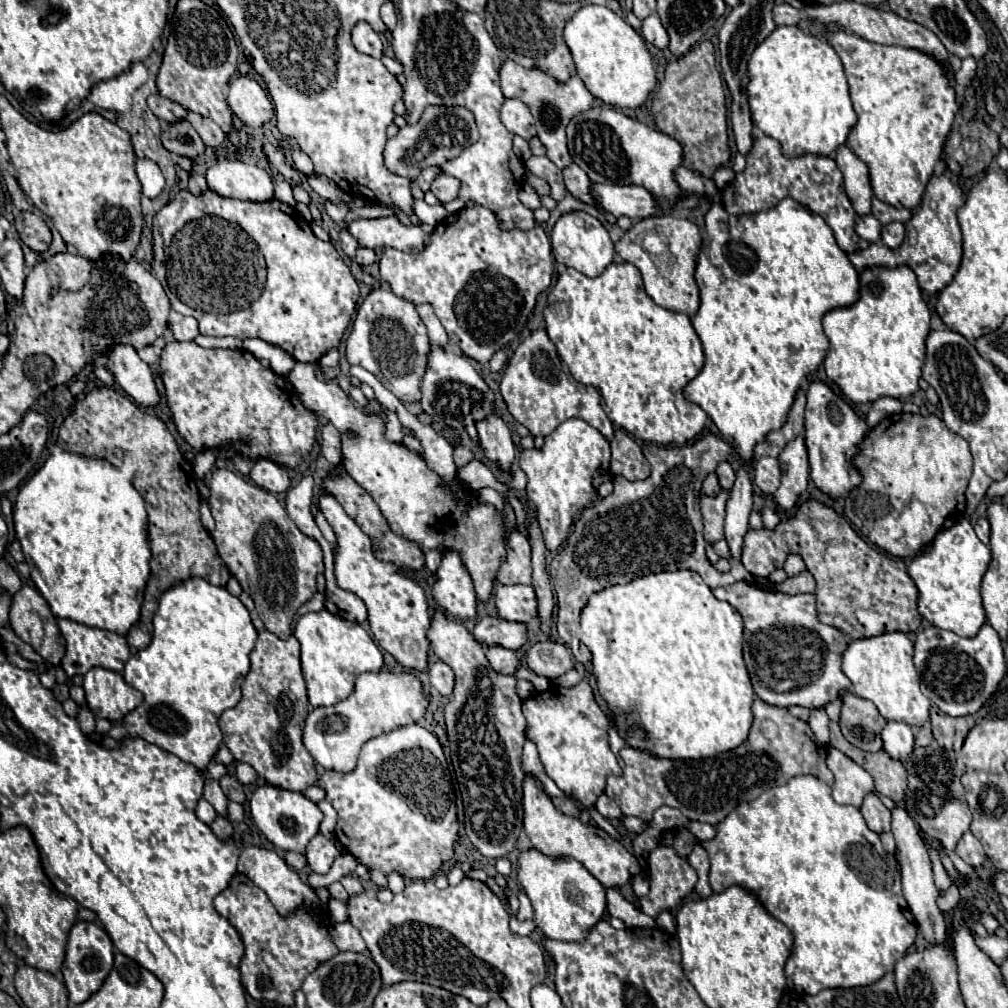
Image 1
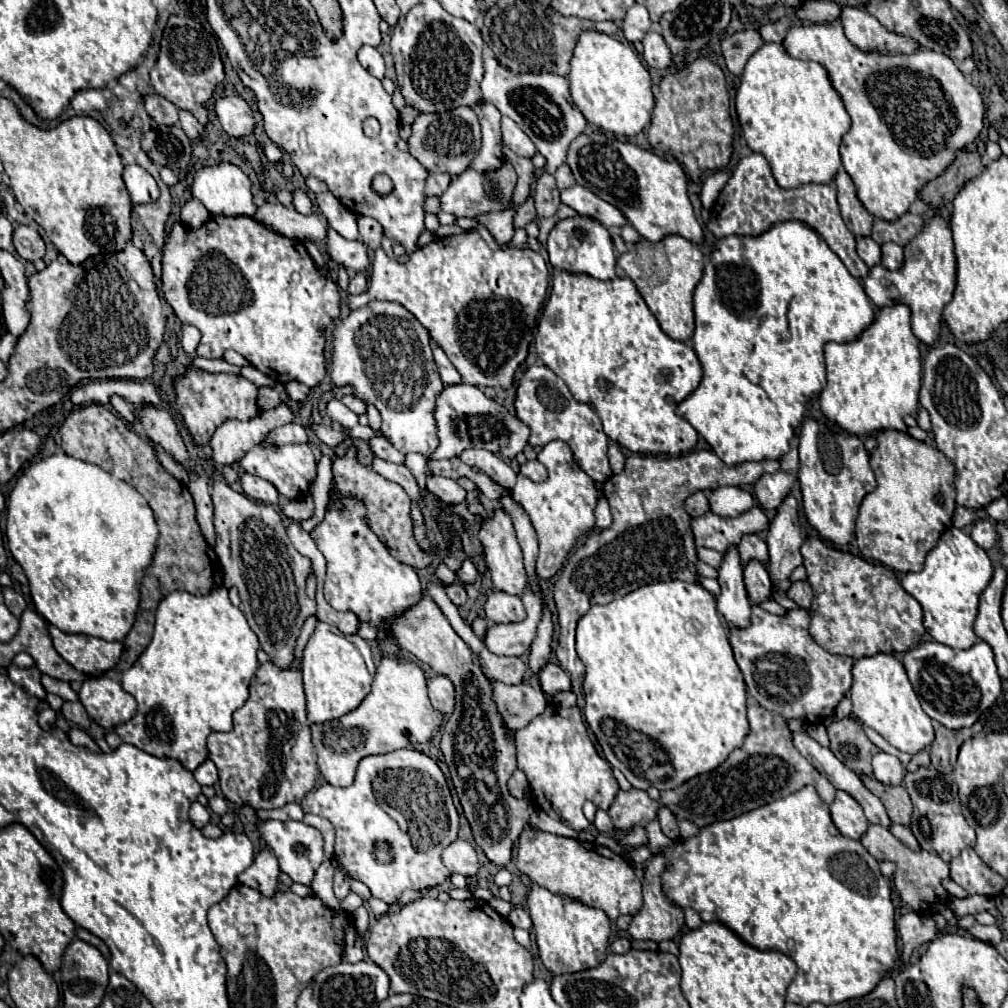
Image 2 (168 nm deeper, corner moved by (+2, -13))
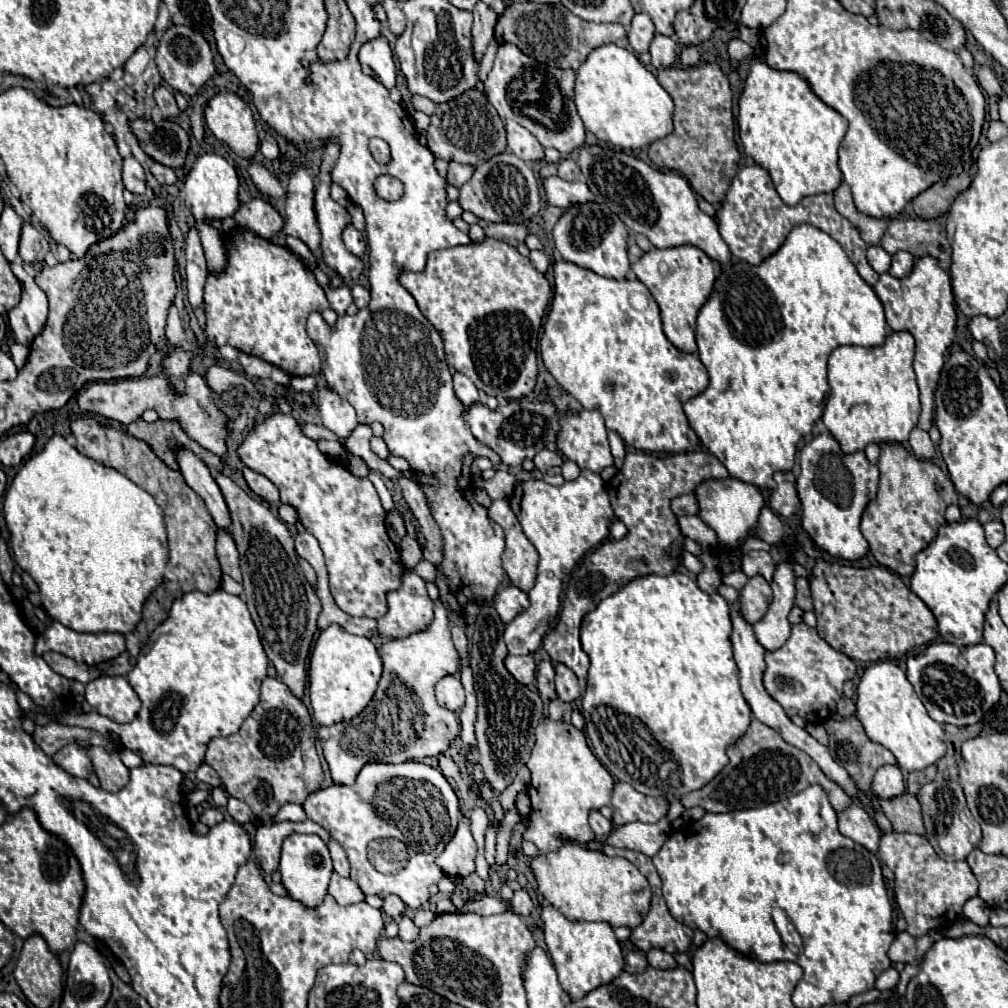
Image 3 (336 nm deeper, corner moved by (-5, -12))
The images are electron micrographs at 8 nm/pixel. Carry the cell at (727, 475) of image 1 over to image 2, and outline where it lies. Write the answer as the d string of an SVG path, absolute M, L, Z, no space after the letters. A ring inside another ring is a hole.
M717 487L709 493L711 511L723 517L737 517L753 507L753 497L739 487Z

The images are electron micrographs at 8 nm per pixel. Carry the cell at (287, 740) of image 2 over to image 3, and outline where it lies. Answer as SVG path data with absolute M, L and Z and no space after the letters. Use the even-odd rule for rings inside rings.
M266 678L260 690L260 702L244 720L242 728L224 738L212 738L206 762L218 772L226 792L244 800L254 816L268 824L286 804L304 804L322 784L322 766L316 752L316 730L302 700L294 698L284 682Z

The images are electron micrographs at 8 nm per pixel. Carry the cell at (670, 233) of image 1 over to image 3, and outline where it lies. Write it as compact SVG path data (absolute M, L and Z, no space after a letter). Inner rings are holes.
M676 246L676 248L654 248L646 252L638 262L632 264L634 274L638 280L650 290L654 300L660 306L662 314L662 328L666 338L682 352L696 352L696 320L700 308L706 304L714 290L714 266L712 260L696 246Z

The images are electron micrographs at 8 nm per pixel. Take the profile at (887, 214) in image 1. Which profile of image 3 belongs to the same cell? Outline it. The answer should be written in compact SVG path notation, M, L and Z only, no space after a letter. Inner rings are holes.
M896 218L890 220L880 246L892 256L900 250L910 252L914 258L932 256L938 260L940 268L948 272L950 268L950 244L946 230L936 220L924 218Z

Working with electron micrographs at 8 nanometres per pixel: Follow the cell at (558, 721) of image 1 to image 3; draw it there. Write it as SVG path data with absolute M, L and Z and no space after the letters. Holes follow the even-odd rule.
M544 718L536 726L536 746L528 762L532 772L528 796L532 800L532 814L528 816L530 826L522 838L536 844L538 854L550 854L562 846L564 838L586 844L594 840L594 832L588 824L588 812L610 804L614 780L610 772L594 758L586 736L572 724L554 722Z

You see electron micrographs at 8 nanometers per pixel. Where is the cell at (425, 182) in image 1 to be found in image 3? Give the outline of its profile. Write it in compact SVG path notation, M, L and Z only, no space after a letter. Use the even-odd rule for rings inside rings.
M450 162L450 168L448 168L448 184L460 188L462 184L466 184L472 178L472 174L474 174L474 166Z

